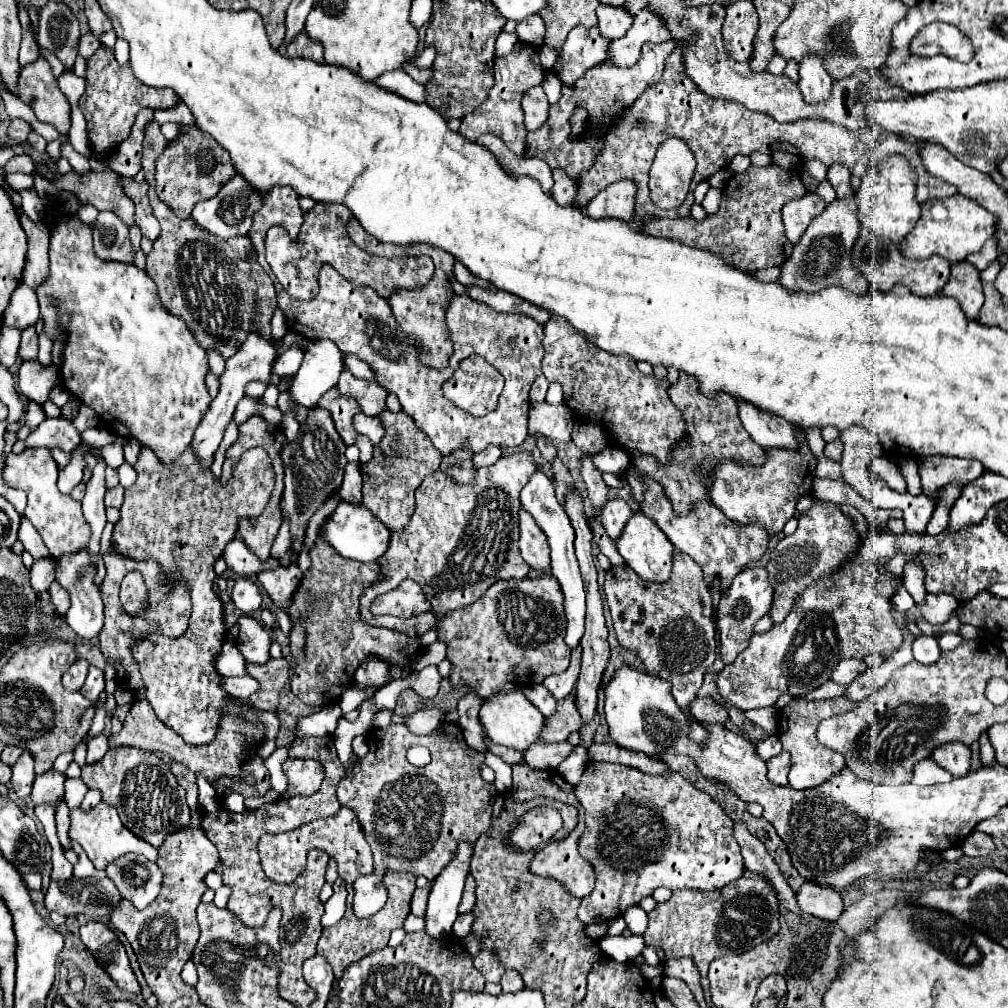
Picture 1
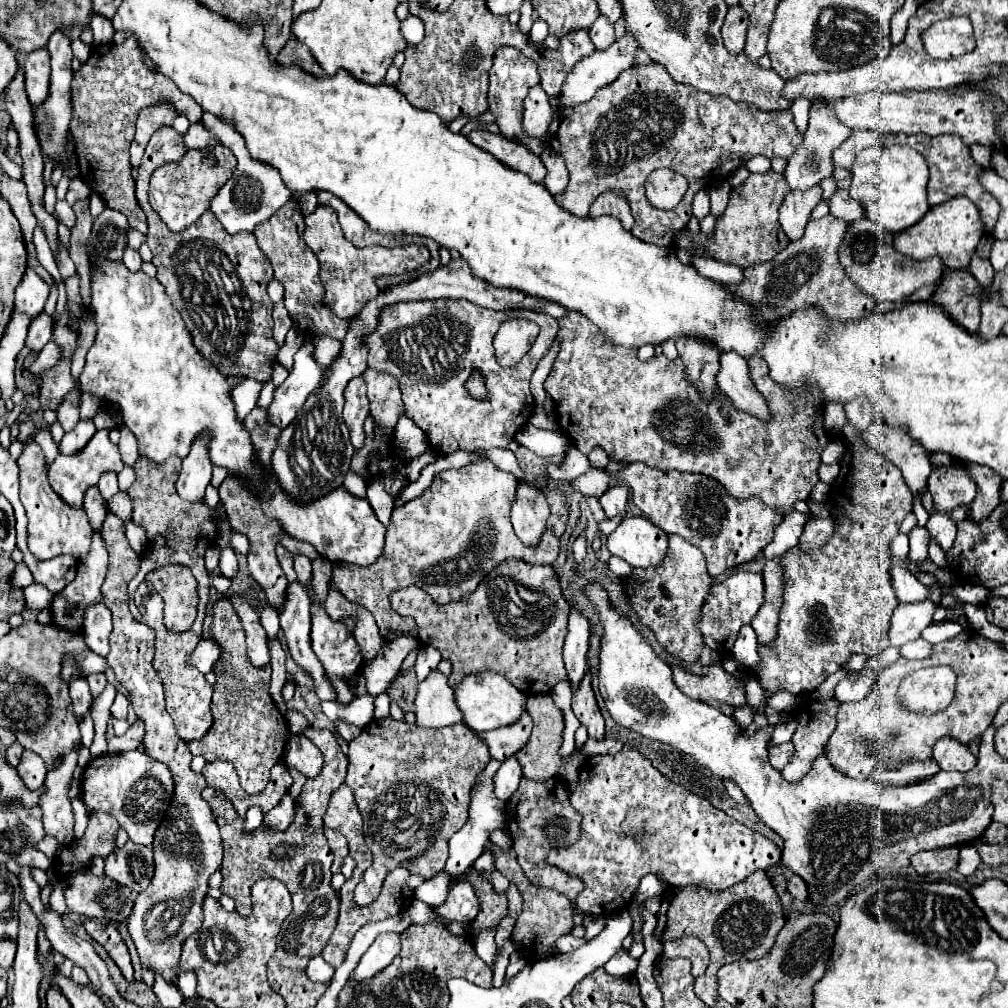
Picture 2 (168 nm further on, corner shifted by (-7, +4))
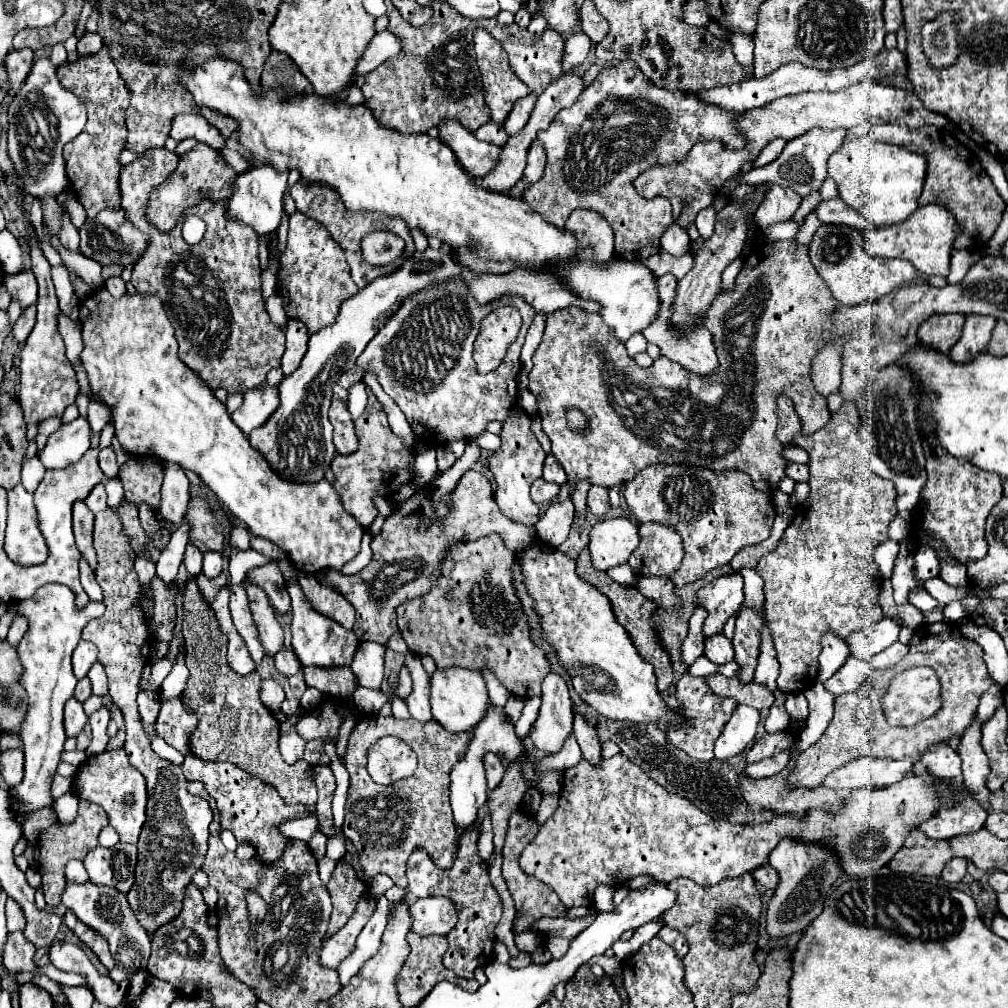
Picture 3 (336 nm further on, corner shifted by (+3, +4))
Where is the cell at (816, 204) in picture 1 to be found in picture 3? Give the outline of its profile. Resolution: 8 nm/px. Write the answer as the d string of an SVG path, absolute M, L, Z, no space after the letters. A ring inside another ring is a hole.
M770 186L762 204L754 214L754 222L758 228L768 228L770 224L776 222L786 222L798 210L800 202L802 198L794 190L782 186Z

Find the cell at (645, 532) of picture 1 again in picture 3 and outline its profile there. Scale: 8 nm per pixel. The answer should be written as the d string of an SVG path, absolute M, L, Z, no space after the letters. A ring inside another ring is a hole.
M628 518L598 520L592 526L588 540L592 566L596 570L608 570L612 566L628 562L638 542L638 526Z

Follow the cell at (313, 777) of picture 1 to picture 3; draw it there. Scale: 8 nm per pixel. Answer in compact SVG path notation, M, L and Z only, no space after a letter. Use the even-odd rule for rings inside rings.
M296 712L296 714L288 716L286 722L280 724L280 754L288 764L294 764L304 754L306 740L300 738L298 732L294 730L294 722L298 722L300 716L302 716L302 712Z

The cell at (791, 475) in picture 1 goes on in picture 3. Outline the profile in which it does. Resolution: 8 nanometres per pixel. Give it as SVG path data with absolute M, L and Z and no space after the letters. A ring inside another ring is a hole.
M784 240L784 242L776 242L774 246L766 246L766 248L760 248L760 250L754 250L754 254L750 254L746 260L744 260L744 266L738 274L738 280L736 280L736 290L730 292L730 294L720 294L716 298L716 302L712 302L710 310L706 312L706 318L704 318L704 326L712 332L712 338L714 338L714 346L716 346L716 354L718 354L718 370L710 376L700 376L700 374L694 374L694 372L688 372L686 368L682 368L680 364L668 360L668 358L658 358L654 360L654 364L650 368L640 368L628 354L626 354L626 346L622 342L618 342L618 338L614 338L614 334L610 334L608 326L602 322L602 316L600 314L592 314L592 312L586 312L586 310L580 310L580 308L562 308L554 314L550 314L546 318L546 330L544 330L544 336L542 336L542 342L538 344L534 356L532 356L532 362L534 362L534 368L530 370L528 378L530 378L530 386L528 390L536 396L538 400L538 412L540 412L540 418L542 418L542 426L544 426L544 432L548 434L550 442L552 442L552 454L556 456L556 460L562 464L562 468L566 470L566 476L568 478L568 486L570 486L570 492L572 488L576 486L576 482L580 480L588 480L590 484L598 484L598 486L614 486L618 482L628 482L632 480L642 468L646 466L652 466L652 464L658 464L658 462L664 462L664 464L696 464L696 466L704 466L704 468L710 468L710 470L730 470L730 468L738 468L738 470L744 470L746 474L750 474L750 478L754 480L754 486L758 490L764 490L768 494L774 494L778 490L778 482L784 478L784 468L788 466L788 462L782 458L782 444L776 440L774 436L774 430L776 430L776 394L786 394L790 396L790 400L794 402L794 408L798 412L801 421L801 432L804 435L810 435L820 430L828 420L830 420L830 410L828 410L828 404L826 404L826 398L822 394L818 394L814 390L814 384L810 380L810 362L812 358L818 354L818 350L824 346L826 338L830 336L830 330L832 330L832 324L830 324L830 312L840 306L832 294L830 294L830 288L826 286L826 282L818 276L816 268L810 264L810 258L808 258L808 246L802 246L802 244L796 244L794 240ZM566 408L580 408L586 416L588 416L588 430L586 434L574 434L572 430L566 428Z

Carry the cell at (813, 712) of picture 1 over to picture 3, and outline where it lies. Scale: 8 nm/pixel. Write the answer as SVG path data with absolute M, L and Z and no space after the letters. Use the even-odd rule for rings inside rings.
M778 752L770 758L766 758L764 762L752 762L752 764L746 764L746 774L748 778L754 778L754 780L760 780L760 778L770 778L778 772L782 772L786 768L790 760L790 754L788 752Z

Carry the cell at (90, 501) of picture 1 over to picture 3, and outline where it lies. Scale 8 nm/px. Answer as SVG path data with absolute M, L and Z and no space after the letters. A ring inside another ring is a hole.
M46 584L34 592L34 598L26 598L26 602L14 604L14 614L24 616L28 620L28 630L18 644L18 658L22 664L20 684L28 692L28 708L26 718L20 726L20 738L24 742L24 778L18 786L10 788L10 798L14 806L14 818L18 824L26 822L34 810L52 806L50 784L56 774L62 746L66 740L62 710L64 704L72 698L76 676L72 674L72 652L80 642L82 628L96 616L102 616L102 602L88 602L84 610L74 606L74 594L68 586Z

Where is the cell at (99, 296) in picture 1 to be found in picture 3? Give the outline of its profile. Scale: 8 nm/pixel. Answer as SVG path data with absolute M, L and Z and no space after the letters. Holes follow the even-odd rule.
M102 288L80 304L80 324L84 340L80 358L88 374L90 388L112 408L116 438L128 454L158 456L162 462L174 462L196 472L200 480L220 498L224 508L232 512L238 522L246 524L250 534L266 538L282 548L300 572L316 574L324 568L340 570L360 552L364 528L344 510L336 490L324 478L312 484L296 484L278 478L266 458L250 446L242 430L238 430L238 426L230 420L226 406L216 400L212 390L184 366L178 358L174 326L170 324L158 296L136 292L134 296L124 294L116 300L106 288Z

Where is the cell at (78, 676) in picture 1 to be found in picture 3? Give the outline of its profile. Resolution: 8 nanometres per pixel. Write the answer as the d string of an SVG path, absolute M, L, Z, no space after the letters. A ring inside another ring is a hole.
M70 698L66 702L64 708L64 726L66 726L66 734L68 736L78 736L82 732L82 728L86 726L88 716L82 710L82 704L76 698Z

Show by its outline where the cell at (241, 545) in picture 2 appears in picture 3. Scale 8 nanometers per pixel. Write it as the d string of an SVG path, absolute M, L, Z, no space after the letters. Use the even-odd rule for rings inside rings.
M236 524L230 532L230 544L240 548L240 550L248 550L250 548L250 532L246 530L246 526Z

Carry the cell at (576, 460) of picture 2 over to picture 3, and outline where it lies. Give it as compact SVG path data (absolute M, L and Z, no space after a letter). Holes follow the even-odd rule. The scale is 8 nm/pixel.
M552 454L546 458L546 464L544 464L544 476L542 476L546 482L556 482L556 484L564 484L566 482L566 474L562 470L562 466L558 466L556 458L552 458Z

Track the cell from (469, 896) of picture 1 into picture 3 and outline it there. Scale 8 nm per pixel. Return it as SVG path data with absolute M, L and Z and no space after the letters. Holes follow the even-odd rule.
M430 896L416 900L410 906L414 924L412 930L422 936L440 934L446 936L456 926L456 908L454 904L444 896Z

